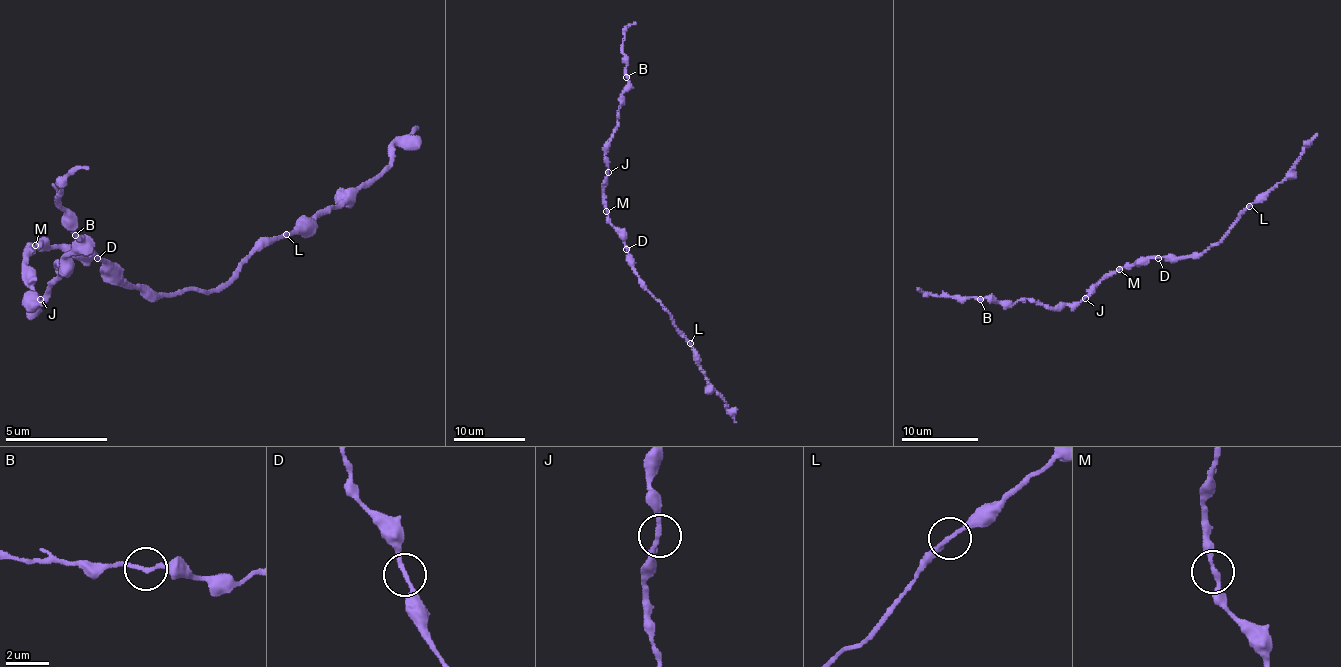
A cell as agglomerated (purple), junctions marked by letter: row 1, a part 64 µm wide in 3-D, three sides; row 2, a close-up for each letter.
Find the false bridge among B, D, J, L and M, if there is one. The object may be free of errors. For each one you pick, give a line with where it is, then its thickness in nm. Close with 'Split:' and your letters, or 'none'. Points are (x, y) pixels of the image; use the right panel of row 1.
Split: none

